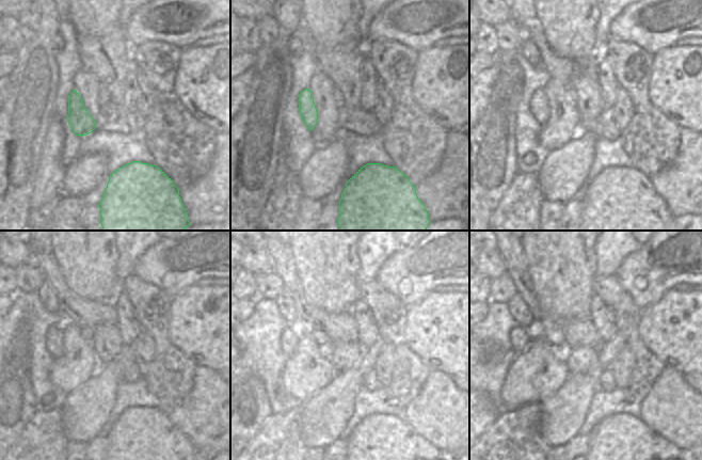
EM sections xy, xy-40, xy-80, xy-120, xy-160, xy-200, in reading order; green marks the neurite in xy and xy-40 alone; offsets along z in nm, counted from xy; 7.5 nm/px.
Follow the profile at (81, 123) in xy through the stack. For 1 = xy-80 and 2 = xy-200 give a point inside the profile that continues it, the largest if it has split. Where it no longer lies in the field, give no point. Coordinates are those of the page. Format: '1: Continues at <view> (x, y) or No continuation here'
1: Continues at xy-80 (539, 106)
2: Continues at xy-200 (520, 337).

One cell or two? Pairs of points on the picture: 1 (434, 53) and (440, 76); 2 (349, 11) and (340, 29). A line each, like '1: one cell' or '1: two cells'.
1: one cell
2: one cell

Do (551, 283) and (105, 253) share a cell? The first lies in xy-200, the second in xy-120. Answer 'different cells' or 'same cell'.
same cell

